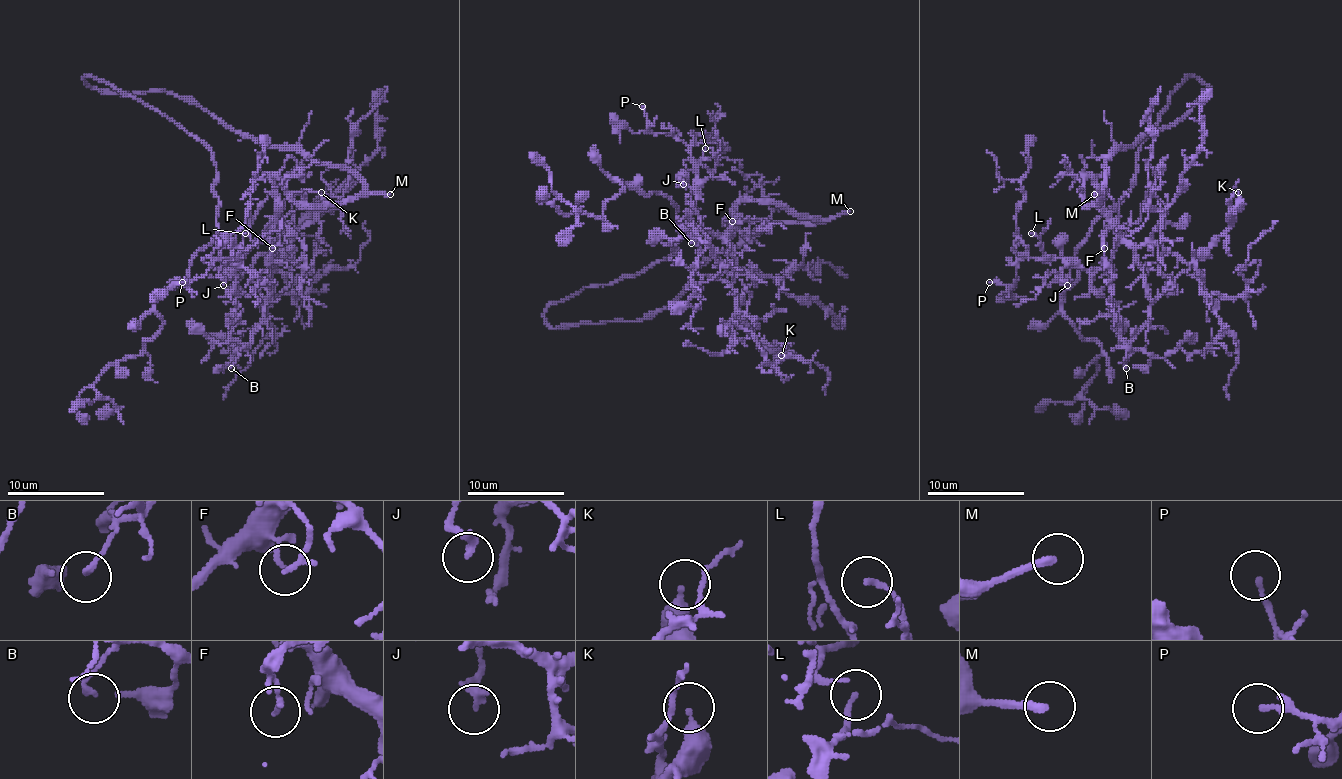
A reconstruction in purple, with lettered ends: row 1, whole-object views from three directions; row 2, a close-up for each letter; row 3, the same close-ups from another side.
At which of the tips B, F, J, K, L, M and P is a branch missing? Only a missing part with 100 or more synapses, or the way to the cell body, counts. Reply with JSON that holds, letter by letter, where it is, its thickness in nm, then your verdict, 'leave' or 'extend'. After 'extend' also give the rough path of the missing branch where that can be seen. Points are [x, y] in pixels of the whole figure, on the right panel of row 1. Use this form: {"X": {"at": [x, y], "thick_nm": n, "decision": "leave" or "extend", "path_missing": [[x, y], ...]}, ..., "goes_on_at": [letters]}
{"B": {"at": [1126, 368], "thick_nm": 150, "decision": "leave"}, "F": {"at": [1104, 248], "thick_nm": 180, "decision": "leave"}, "J": {"at": [1067, 285], "thick_nm": 240, "decision": "leave"}, "K": {"at": [1238, 192], "thick_nm": 360, "decision": "leave"}, "L": {"at": [1031, 233], "thick_nm": 140, "decision": "leave"}, "M": {"at": [1094, 194], "thick_nm": 240, "decision": "extend"}, "P": {"at": [989, 282], "thick_nm": 170, "decision": "leave"}, "goes_on_at": ["M"]}

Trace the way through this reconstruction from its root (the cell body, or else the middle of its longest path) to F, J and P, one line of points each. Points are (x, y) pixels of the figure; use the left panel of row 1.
F: (184, 99), (260, 143), (343, 165), (363, 184), (341, 201), (299, 204), (277, 177), (272, 248)
J: (184, 99), (363, 184), (341, 201), (299, 204), (277, 177), (270, 226), (233, 270), (221, 267), (223, 285)
P: (184, 99), (260, 143), (343, 165), (363, 189), (299, 204), (277, 177), (275, 216), (243, 258), (182, 282)

